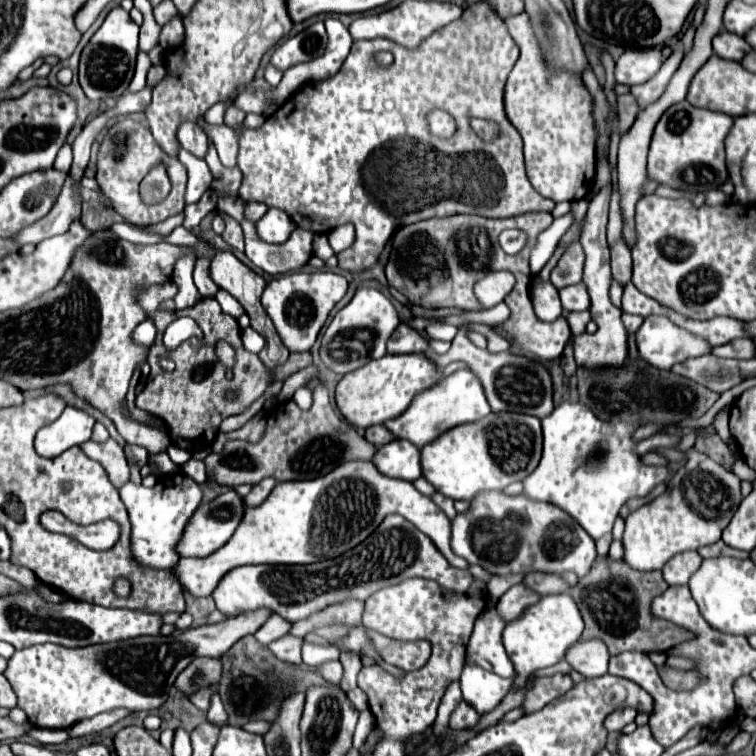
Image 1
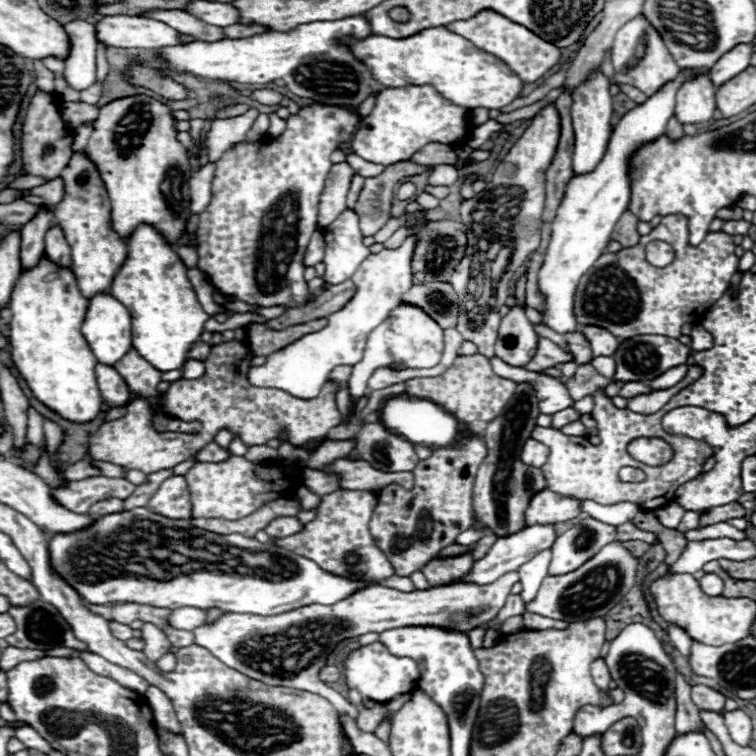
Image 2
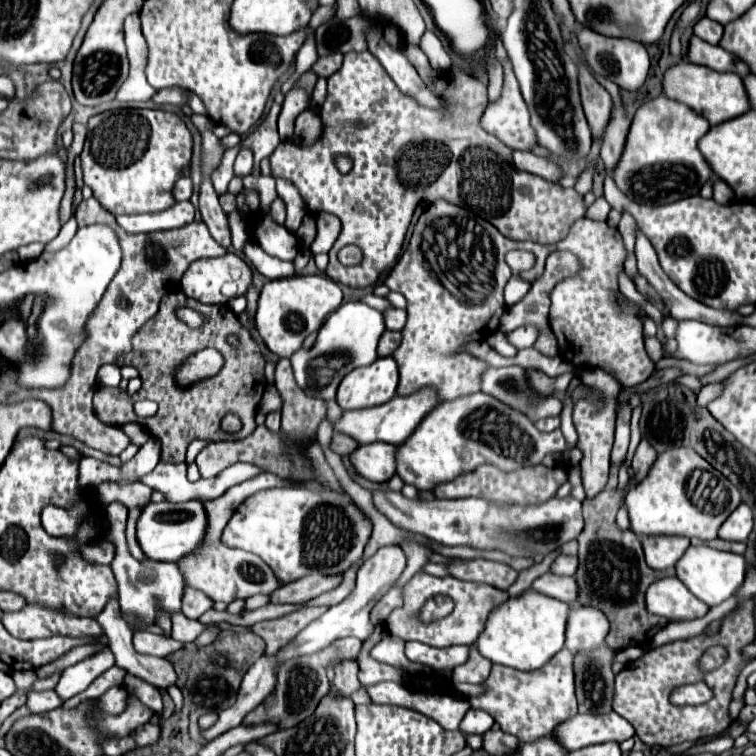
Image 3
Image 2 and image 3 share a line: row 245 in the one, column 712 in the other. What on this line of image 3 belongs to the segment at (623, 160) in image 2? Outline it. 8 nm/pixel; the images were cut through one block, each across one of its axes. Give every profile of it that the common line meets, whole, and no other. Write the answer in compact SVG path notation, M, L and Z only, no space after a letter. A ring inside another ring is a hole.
M690 546L686 550L686 556L682 556L682 560L678 560L676 564L676 574L678 578L686 584L686 588L700 598L704 604L718 606L724 600L728 600L730 596L734 596L738 592L738 588L744 584L746 578L746 560L744 556L732 554L732 552L720 552L708 546Z

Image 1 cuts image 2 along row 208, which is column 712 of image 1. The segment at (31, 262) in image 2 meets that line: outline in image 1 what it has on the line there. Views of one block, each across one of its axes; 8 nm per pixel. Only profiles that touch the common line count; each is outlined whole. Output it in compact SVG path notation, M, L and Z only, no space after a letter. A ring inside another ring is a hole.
M718 32L718 36L714 36L712 40L712 48L716 56L726 60L736 60L736 62L740 62L742 56L748 50L752 50L742 36L734 36L730 32Z

